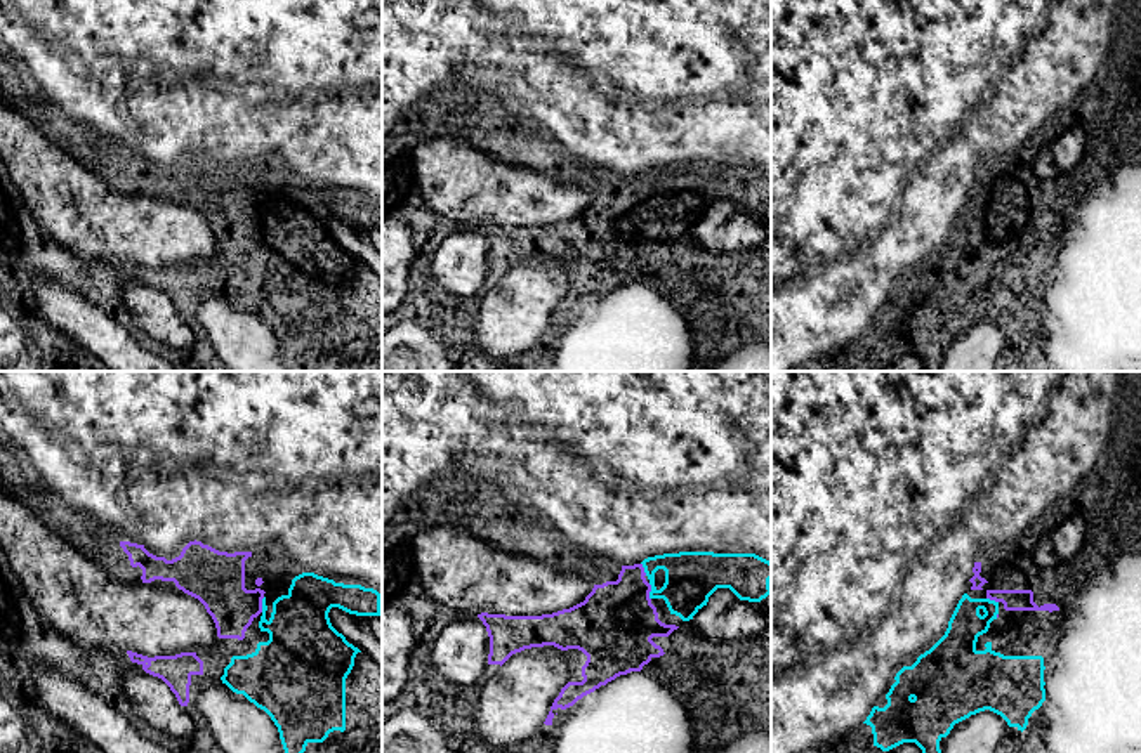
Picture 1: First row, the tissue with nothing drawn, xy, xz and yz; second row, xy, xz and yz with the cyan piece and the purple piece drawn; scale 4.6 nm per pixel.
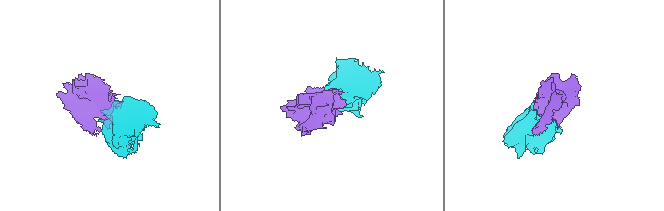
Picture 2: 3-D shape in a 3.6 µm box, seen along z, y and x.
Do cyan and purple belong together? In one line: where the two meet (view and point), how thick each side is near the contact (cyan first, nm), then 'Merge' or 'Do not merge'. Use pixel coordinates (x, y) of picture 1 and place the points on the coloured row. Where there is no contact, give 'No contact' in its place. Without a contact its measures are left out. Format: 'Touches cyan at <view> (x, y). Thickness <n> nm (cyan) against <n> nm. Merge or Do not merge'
Touches cyan at xz (650, 592). Thickness 240 nm (cyan) against 360 nm. Merge

